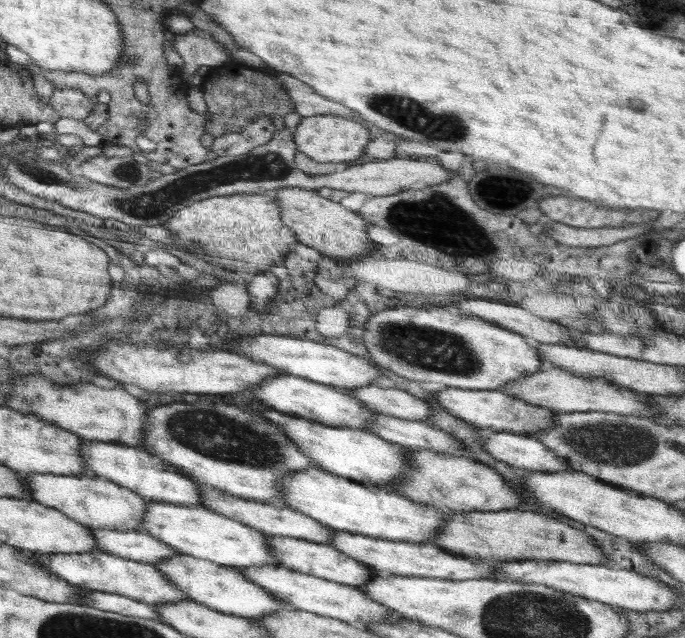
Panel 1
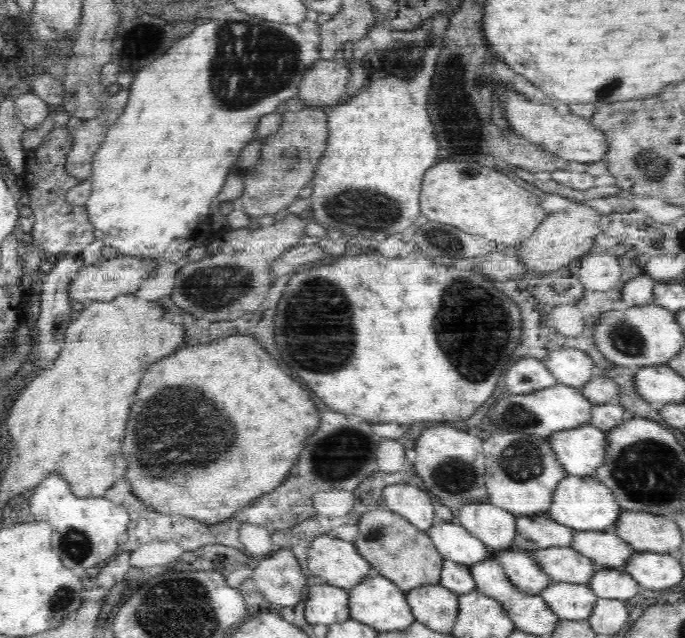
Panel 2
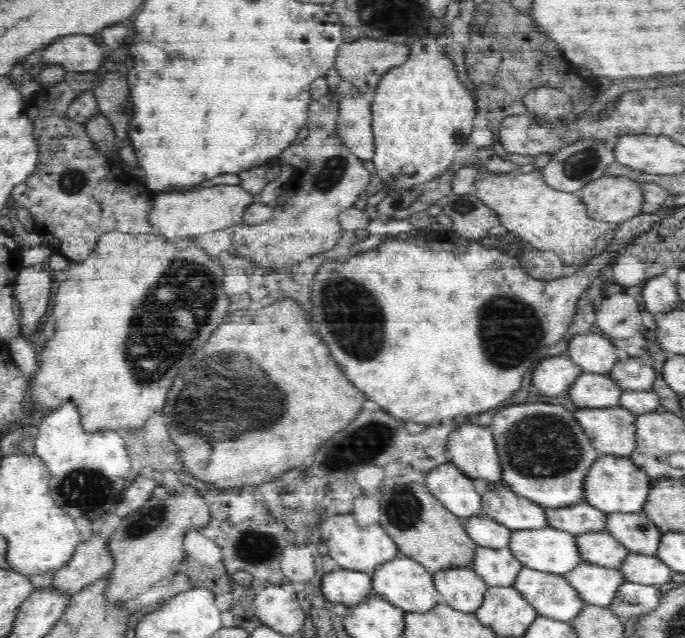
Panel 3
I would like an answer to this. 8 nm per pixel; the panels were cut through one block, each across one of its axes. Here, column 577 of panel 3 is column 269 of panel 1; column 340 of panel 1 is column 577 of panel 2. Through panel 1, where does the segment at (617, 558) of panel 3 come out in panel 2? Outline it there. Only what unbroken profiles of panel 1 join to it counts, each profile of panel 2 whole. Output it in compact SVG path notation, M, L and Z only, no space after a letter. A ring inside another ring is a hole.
M571 546L538 549L531 551L531 557L554 583L588 583L600 569L591 558L576 552Z

